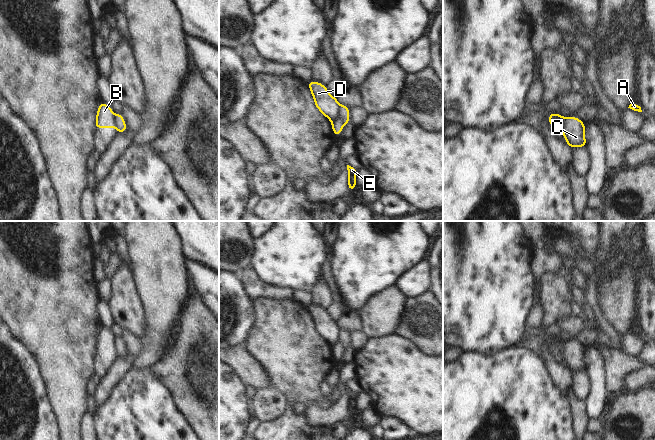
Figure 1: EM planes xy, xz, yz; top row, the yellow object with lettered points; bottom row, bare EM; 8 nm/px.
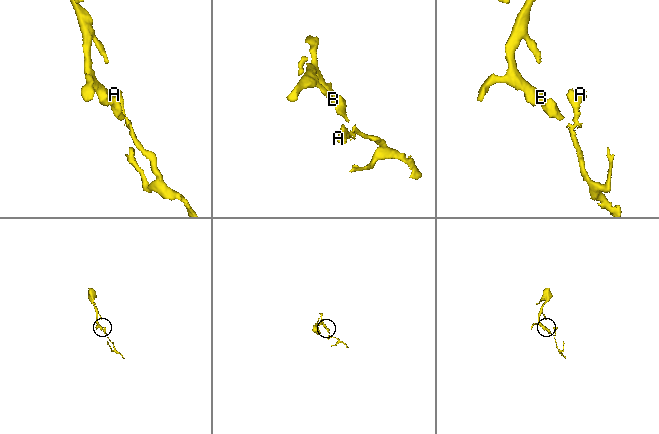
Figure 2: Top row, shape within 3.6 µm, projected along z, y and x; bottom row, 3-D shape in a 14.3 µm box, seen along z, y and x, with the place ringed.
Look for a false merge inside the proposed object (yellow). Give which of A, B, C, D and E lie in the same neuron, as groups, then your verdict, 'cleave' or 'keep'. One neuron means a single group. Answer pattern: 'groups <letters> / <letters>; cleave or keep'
groups A C E / B D; cleave

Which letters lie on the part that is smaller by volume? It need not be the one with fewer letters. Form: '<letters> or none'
A, C, E

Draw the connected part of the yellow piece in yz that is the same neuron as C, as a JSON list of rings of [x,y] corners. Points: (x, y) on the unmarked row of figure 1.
[[[549,337],[549,342],[554,342],[559,353],[562,355],[566,367],[570,372],[584,371],[587,369],[585,363],[585,347],[576,341],[558,342],[556,337]]]

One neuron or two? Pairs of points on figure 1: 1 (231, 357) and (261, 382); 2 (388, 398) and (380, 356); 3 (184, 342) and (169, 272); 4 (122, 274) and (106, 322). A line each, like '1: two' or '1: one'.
1: one
2: one
3: two
4: two

